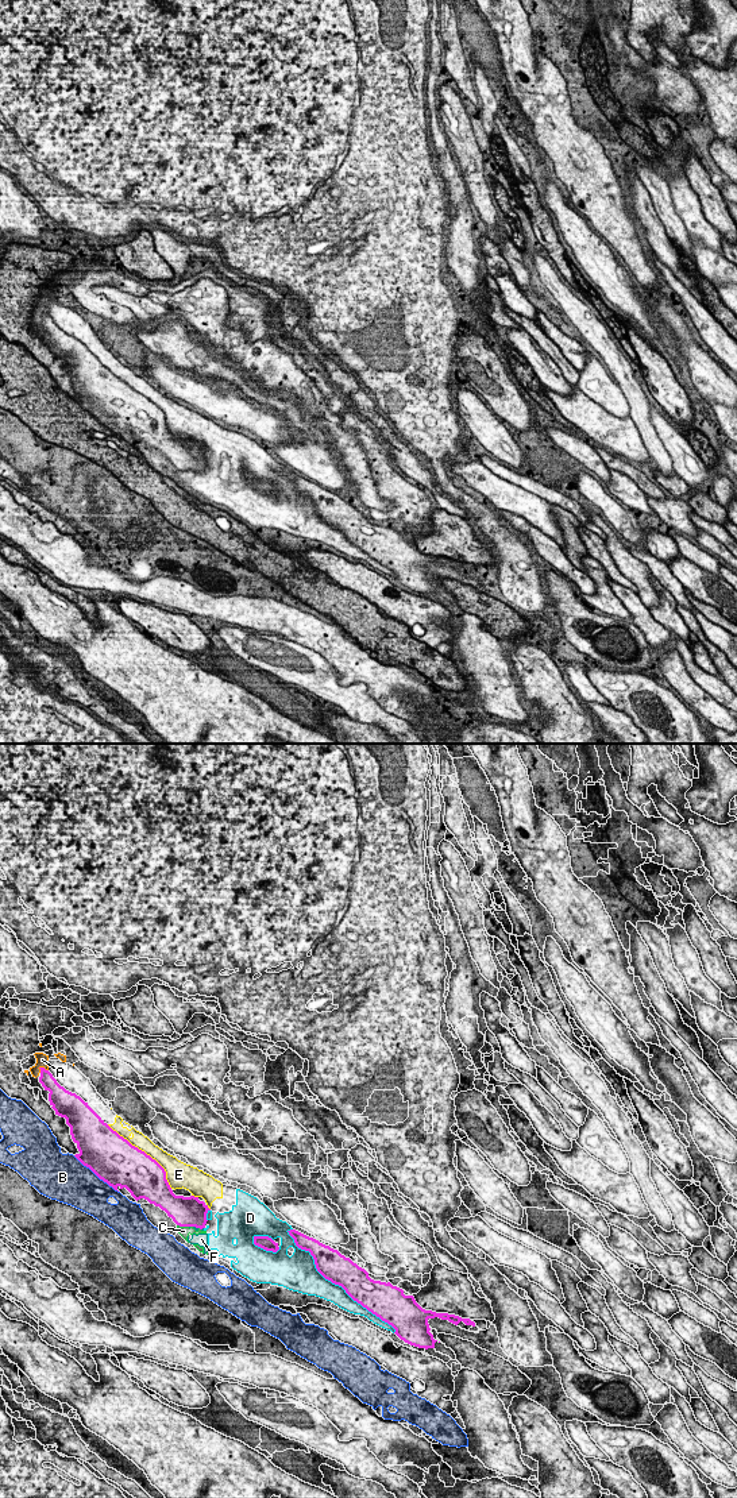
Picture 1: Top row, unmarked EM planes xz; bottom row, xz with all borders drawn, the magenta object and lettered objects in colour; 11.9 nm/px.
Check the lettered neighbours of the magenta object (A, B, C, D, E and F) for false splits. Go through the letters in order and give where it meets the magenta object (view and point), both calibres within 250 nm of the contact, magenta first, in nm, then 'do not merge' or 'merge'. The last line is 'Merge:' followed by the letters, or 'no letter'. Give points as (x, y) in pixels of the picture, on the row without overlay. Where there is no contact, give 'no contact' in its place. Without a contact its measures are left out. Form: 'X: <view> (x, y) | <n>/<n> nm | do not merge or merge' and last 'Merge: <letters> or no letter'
A: xz (43, 312) | 180/140 nm | merge
B: xz (96, 419) | 500/480 nm | do not merge
C: xz (182, 470) | 360/130 nm | do not merge
D: xz (335, 528) | 340/280 nm | do not merge
E: xz (143, 396) | 500/170 nm | do not merge
F: xz (196, 471) | 360/30 nm | do not merge
Merge: A

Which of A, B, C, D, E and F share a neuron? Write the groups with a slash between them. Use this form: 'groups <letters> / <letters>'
groups A / B / C D E F

